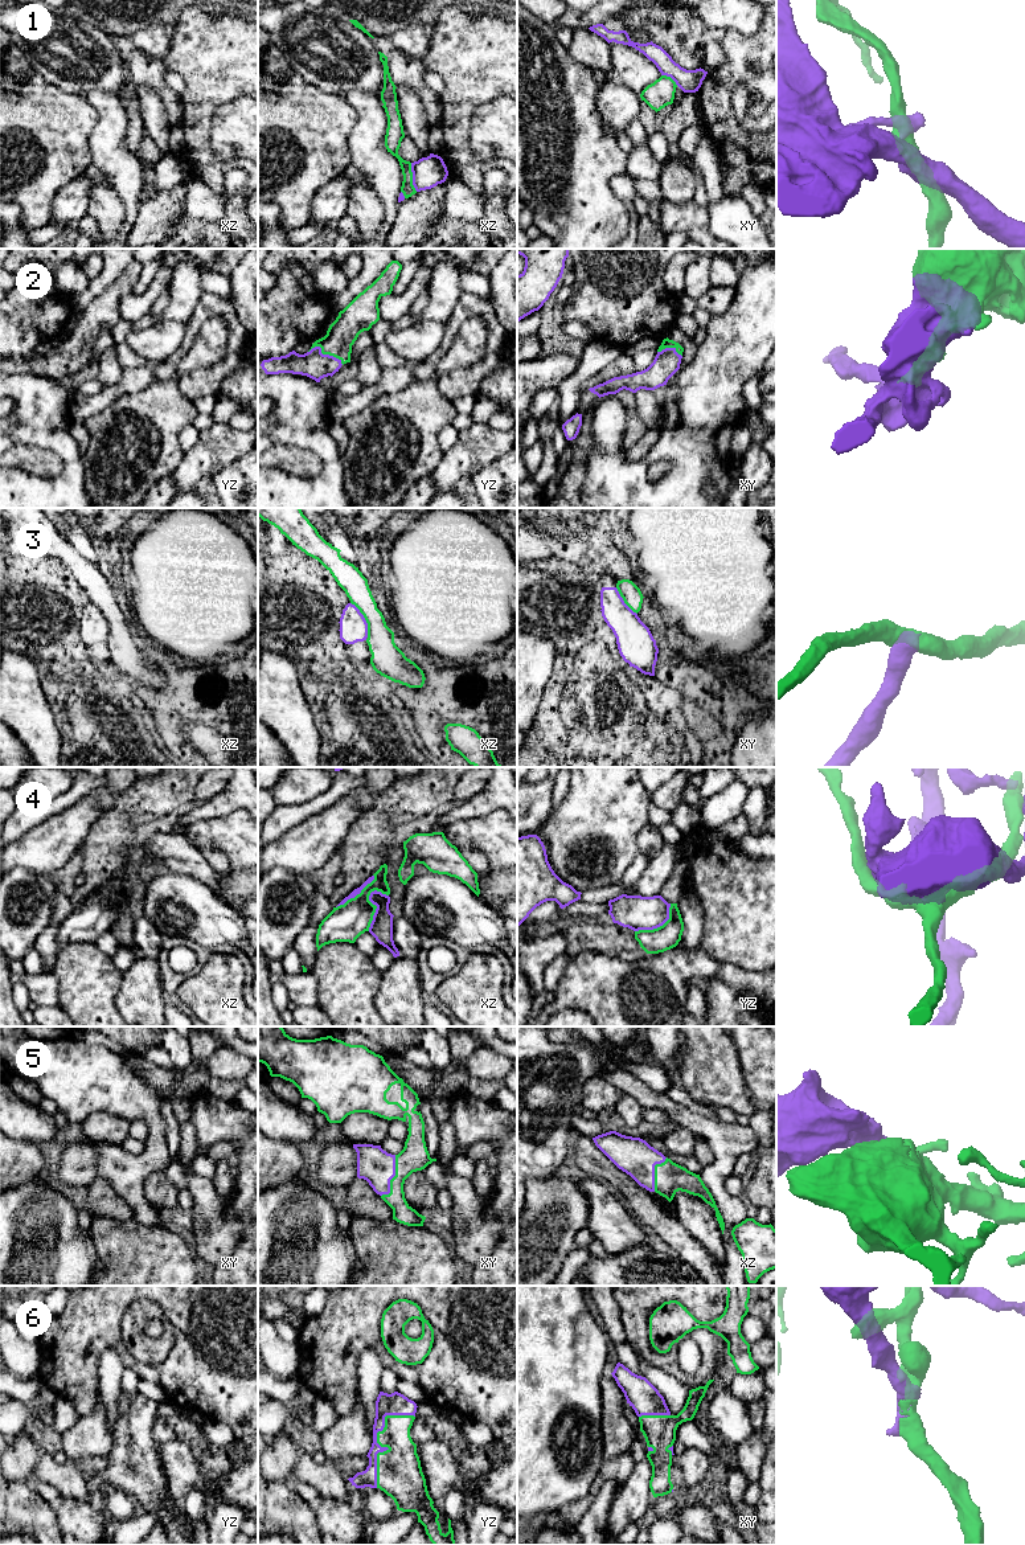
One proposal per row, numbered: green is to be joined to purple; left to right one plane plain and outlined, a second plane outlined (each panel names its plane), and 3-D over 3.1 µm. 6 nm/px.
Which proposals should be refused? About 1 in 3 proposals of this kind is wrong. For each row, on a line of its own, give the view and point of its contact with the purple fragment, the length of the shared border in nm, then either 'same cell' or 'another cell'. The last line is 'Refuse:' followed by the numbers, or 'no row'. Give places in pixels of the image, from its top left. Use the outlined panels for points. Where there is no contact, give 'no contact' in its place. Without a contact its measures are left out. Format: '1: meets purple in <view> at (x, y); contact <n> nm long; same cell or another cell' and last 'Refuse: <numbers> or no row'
1: meets purple in xz at (413, 177); contact 180 nm long; another cell
2: meets purple in yz at (324, 355); contact 240 nm long; same cell
3: meets purple in xz at (364, 619); contact 240 nm long; another cell
4: meets purple in xz at (376, 909); contact 260 nm long; another cell
5: meets purple in xy at (393, 1176); contact 280 nm long; same cell
6: meets purple in yz at (376, 1441); contact 500 nm long; same cell
Refuse: 1, 3, 4

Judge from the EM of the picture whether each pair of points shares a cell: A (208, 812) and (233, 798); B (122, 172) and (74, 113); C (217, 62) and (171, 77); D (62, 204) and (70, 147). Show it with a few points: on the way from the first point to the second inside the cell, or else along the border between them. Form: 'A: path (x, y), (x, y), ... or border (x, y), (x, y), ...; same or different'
A: path (214, 807), (226, 802); same
B: border (87, 102), (97, 113), (89, 136), (90, 164); different
C: border (168, 68), (184, 82), (180, 95); different
D: border (83, 169), (57, 192), (50, 214); different

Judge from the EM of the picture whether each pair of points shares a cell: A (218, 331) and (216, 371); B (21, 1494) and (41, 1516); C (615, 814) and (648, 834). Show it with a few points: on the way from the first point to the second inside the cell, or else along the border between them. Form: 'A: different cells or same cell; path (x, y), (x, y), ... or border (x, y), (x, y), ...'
A: different cells; border (229, 335), (225, 355), (218, 363), (187, 373)
B: same cell; path (23, 1500), (35, 1512)
C: different cells; border (648, 823), (638, 836), (638, 851)

